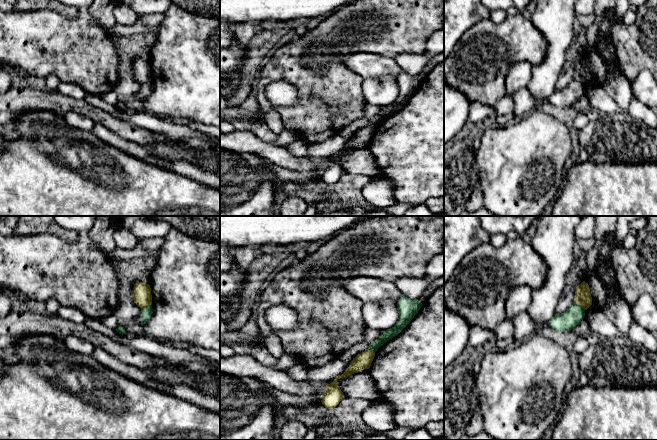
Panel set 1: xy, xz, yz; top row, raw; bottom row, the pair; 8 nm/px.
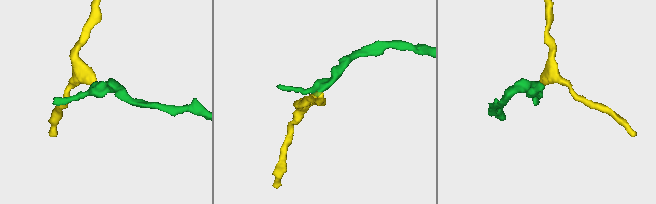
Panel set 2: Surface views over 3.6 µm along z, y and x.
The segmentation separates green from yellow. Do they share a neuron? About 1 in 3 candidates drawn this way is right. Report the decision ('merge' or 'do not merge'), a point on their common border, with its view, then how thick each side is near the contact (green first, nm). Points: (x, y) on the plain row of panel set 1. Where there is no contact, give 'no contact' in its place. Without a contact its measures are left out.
do not merge | yz (578, 81) | 150/130 nm

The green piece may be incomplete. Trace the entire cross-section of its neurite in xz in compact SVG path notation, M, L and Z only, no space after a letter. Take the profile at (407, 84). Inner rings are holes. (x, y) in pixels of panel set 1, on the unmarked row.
M401 72L397 78L399 89L397 99L392 104L382 107L380 113L369 120L368 125L376 128L380 122L397 112L410 99L422 82L423 80L418 75Z

